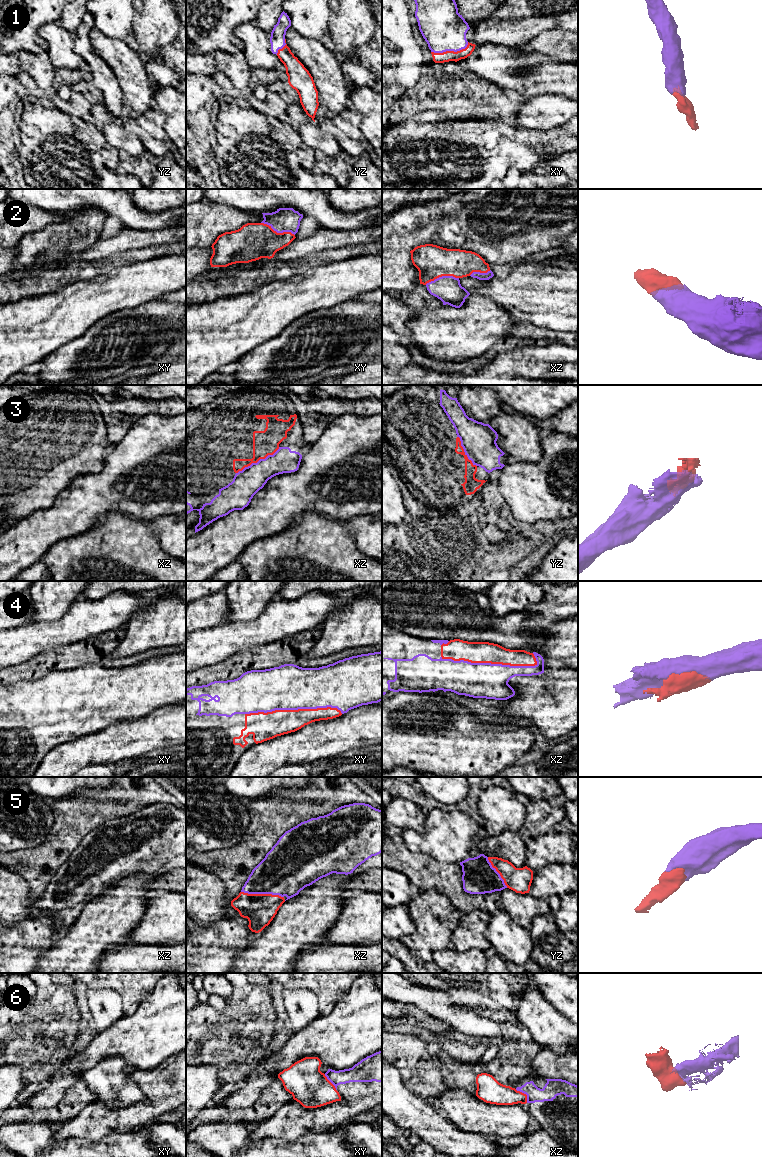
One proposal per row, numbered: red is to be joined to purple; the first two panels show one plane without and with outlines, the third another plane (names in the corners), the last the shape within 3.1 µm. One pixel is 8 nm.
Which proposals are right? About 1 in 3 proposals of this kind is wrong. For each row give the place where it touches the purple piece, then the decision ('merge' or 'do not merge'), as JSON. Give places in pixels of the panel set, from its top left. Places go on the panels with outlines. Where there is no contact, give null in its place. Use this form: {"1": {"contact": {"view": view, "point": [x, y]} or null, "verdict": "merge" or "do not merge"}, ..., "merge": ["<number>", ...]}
{"1": {"contact": {"view": "xy", "point": [450, 50]}, "verdict": "merge"}, "2": {"contact": {"view": "xy", "point": [278, 232]}, "verdict": "merge"}, "3": {"contact": {"view": "xz", "point": [258, 461]}, "verdict": "merge"}, "4": {"contact": {"view": "xz", "point": [489, 663]}, "verdict": "merge"}, "5": {"contact": {"view": "xz", "point": [262, 893]}, "verdict": "merge"}, "6": {"contact": {"view": "xz", "point": [524, 1093]}, "verdict": "do not merge"}, "merge": ["1", "2", "3", "4", "5"]}

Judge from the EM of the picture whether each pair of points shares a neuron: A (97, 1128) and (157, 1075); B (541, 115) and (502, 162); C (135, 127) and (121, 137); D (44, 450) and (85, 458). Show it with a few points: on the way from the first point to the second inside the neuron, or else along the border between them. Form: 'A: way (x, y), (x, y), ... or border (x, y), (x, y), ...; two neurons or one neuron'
A: way (119, 1119), (148, 1111), (157, 1102), (157, 1097); one neuron
B: border (554, 127), (551, 129), (531, 130); two neurons
C: border (121, 124), (144, 148); two neurons
D: way (54, 450), (75, 450); one neuron

